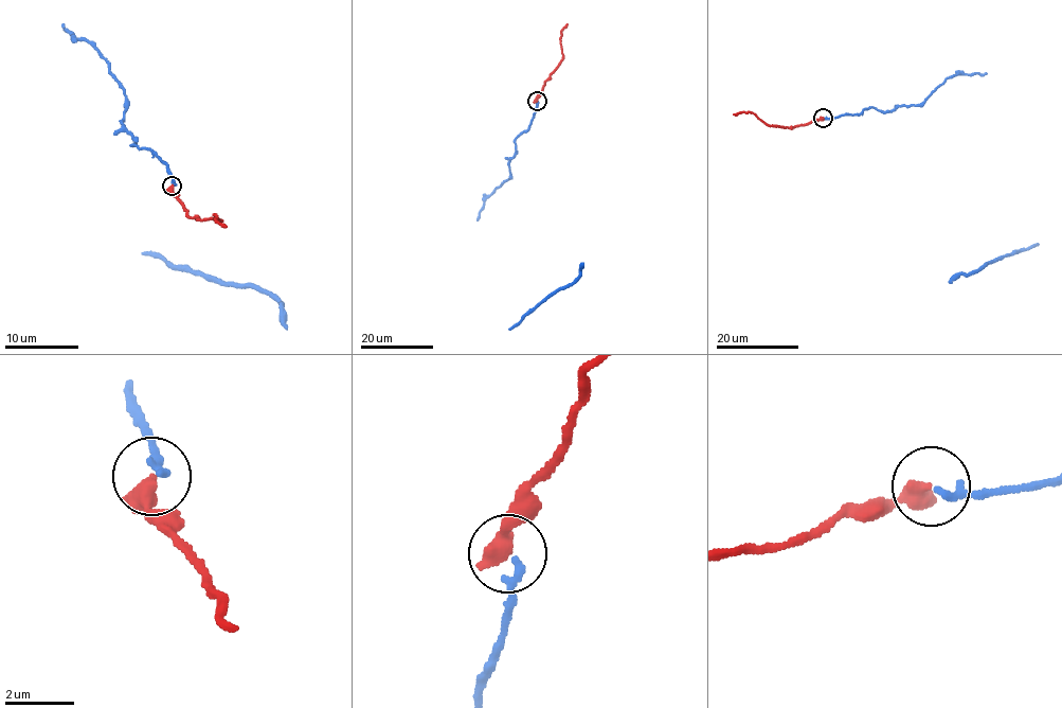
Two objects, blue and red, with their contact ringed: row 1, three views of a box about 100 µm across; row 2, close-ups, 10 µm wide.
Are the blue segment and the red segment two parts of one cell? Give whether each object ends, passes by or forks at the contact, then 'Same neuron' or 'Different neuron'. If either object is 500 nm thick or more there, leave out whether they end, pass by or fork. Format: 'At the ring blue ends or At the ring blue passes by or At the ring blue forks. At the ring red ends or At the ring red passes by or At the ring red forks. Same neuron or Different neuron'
Same neuron

